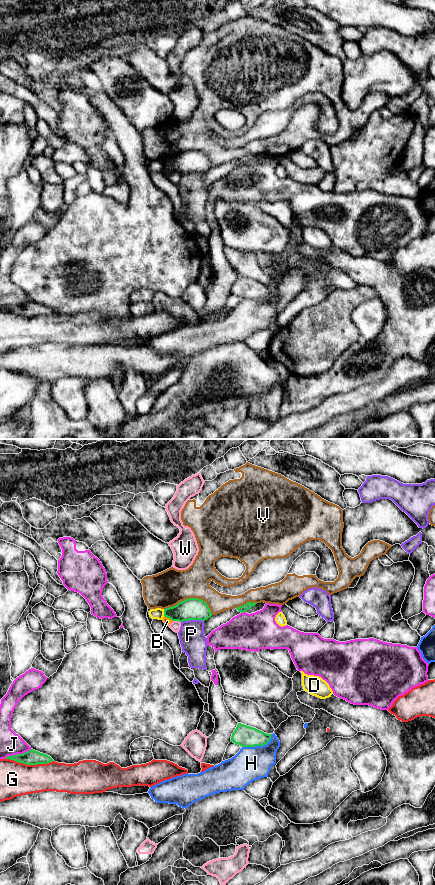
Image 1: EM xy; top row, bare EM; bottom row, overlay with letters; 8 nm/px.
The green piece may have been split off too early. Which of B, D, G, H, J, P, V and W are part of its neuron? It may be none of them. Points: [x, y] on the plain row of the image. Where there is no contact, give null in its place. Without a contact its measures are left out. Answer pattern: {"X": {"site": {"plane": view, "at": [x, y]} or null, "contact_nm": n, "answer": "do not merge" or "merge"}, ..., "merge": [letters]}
{"B": {"site": {"plane": "xy", "at": [168, 169]}, "contact_nm": 90, "answer": "do not merge"}, "D": {"site": {"plane": "xy", "at": [164, 164]}, "contact_nm": 60, "answer": "do not merge"}, "G": {"site": {"plane": "xy", "at": [29, 316]}, "contact_nm": 400, "answer": "do not merge"}, "H": {"site": {"plane": "xy", "at": [258, 297]}, "contact_nm": 260, "answer": "do not merge"}, "J": {"site": {"plane": "xy", "at": [17, 306]}, "contact_nm": 240, "answer": "do not merge"}, "P": {"site": {"plane": "xy", "at": [192, 171]}, "contact_nm": 180, "answer": "do not merge"}, "V": {"site": {"plane": "xy", "at": [191, 150]}, "contact_nm": 400, "answer": "do not merge"}, "W": {"site": {"plane": "xy", "at": [177, 172]}, "contact_nm": 70, "answer": "do not merge"}, "merge": []}

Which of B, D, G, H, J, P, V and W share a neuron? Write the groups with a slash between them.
B / D / G / H / J / P / V / W

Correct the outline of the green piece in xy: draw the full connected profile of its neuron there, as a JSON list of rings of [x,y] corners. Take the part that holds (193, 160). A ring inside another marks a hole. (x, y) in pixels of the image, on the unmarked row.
[[[189,150],[179,154],[173,159],[164,161],[164,168],[172,173],[205,173],[212,168],[207,155],[198,150]]]

